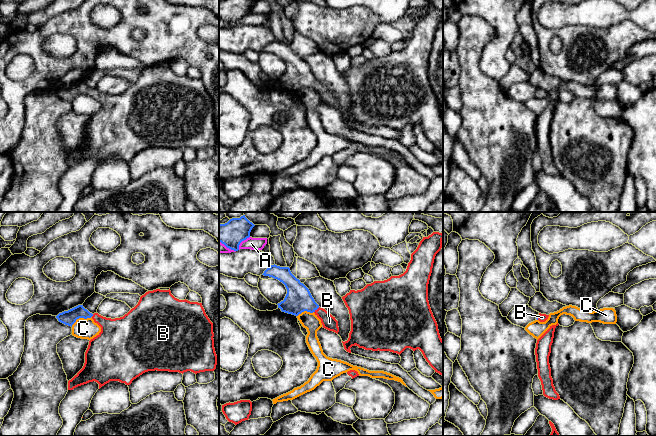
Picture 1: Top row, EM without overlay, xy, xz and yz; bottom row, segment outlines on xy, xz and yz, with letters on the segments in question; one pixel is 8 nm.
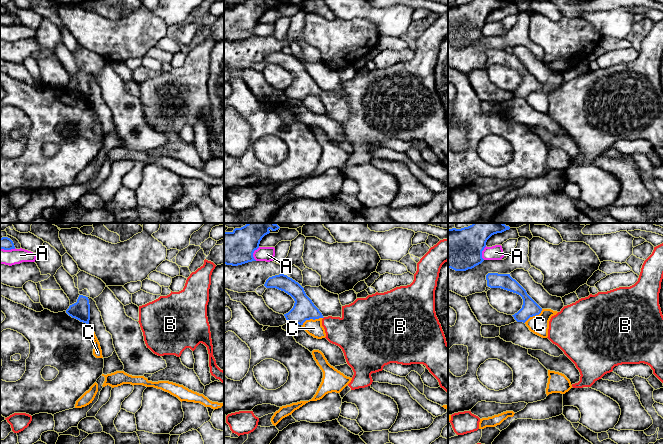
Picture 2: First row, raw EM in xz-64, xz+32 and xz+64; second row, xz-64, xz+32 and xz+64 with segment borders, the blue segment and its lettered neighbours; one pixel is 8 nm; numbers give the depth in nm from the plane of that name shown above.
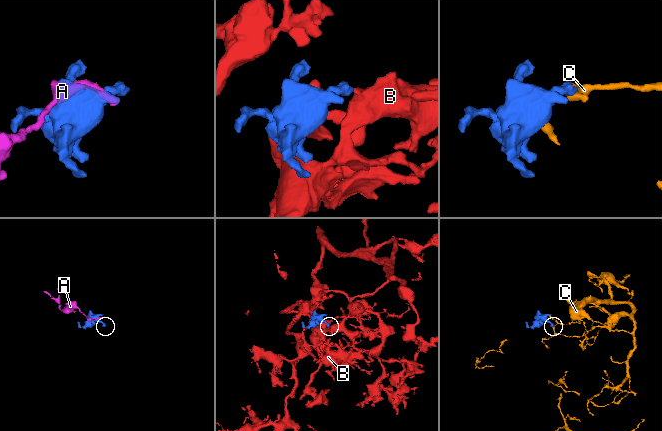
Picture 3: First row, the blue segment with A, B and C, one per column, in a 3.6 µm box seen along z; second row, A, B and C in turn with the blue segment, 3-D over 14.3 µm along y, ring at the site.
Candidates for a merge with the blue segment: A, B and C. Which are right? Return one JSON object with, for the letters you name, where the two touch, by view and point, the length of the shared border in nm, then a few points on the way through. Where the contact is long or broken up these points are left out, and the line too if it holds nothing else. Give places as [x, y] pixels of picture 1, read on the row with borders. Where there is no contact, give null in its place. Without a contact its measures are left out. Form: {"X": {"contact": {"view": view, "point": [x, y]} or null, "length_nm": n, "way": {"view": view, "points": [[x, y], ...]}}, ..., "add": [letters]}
{"B": {"contact": {"view": "xz", "point": [316, 309]}, "length_nm": 60, "way": {"view": "xz", "points": [[298, 299], [316, 309], [329, 322]]}}, "add": ["B"]}

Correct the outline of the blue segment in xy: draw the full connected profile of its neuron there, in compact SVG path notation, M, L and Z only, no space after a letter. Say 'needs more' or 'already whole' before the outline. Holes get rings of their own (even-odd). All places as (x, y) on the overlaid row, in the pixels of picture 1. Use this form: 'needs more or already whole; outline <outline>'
needs more; outline M156 289L153 291L148 291L144 295L140 297L140 300L138 304L132 308L127 314L125 314L123 317L120 318L106 318L98 313L90 313L87 309L83 307L83 305L78 305L68 311L64 311L62 313L59 313L56 318L58 319L59 322L71 326L76 322L77 319L79 318L92 318L95 323L97 323L101 327L101 332L91 339L89 341L88 348L85 352L85 363L83 368L71 379L68 381L68 390L73 390L74 388L87 384L89 382L97 382L99 384L99 389L104 386L105 384L109 383L110 381L119 381L121 383L125 383L126 385L130 385L134 379L139 377L145 372L148 371L169 371L169 372L179 372L179 373L184 373L187 371L191 371L195 374L200 373L200 372L205 372L205 371L214 371L216 369L217 365L217 355L215 352L214 348L214 333L213 333L213 323L210 321L208 316L205 313L205 310L202 306L202 303L198 302L190 302L188 300L179 300L175 298L172 294L170 289L169 290L160 290Z

